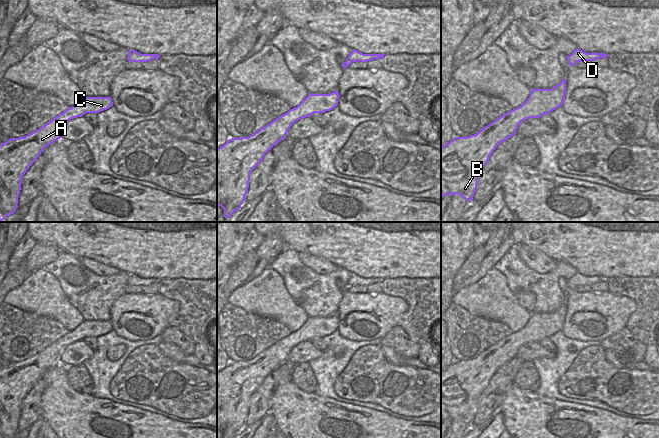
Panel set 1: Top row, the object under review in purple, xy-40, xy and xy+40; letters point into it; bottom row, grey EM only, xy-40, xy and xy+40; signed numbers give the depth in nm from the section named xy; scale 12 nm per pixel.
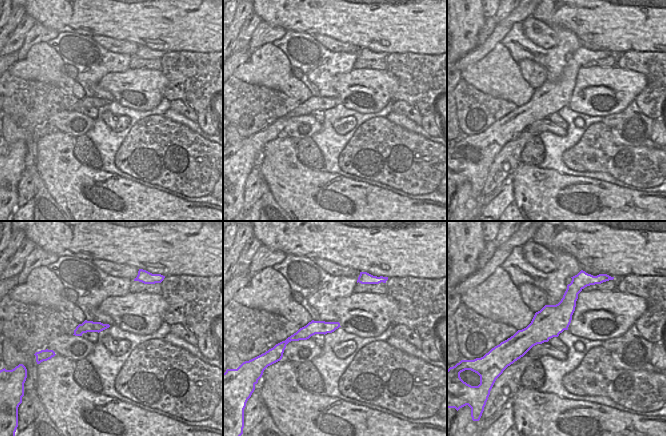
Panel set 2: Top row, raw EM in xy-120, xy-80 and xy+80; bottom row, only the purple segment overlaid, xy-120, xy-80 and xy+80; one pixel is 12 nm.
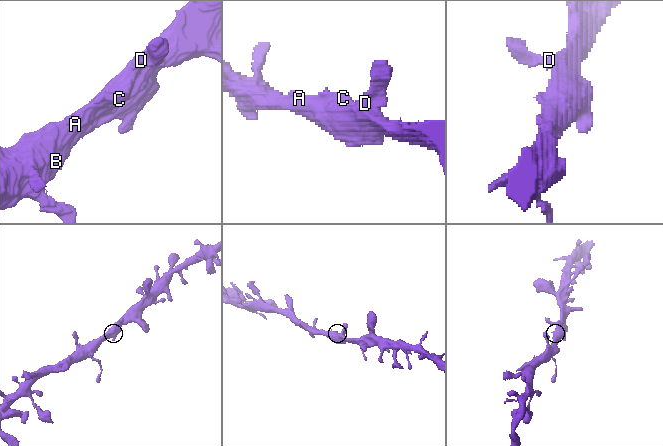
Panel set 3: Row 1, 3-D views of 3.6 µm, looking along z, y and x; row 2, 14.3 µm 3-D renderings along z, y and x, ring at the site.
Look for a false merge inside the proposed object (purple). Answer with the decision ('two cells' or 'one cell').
one cell

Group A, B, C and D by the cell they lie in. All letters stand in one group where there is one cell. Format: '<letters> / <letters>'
A B C D

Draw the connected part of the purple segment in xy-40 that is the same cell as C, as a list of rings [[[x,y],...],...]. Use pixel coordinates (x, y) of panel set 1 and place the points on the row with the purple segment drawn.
[[[83,97],[36,131],[0,144],[0,222],[15,212],[22,176],[46,146],[61,138],[65,123],[112,106],[111,97]]]

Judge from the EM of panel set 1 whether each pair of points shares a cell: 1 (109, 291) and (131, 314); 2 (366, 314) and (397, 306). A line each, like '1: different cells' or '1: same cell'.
1: different cells
2: same cell

